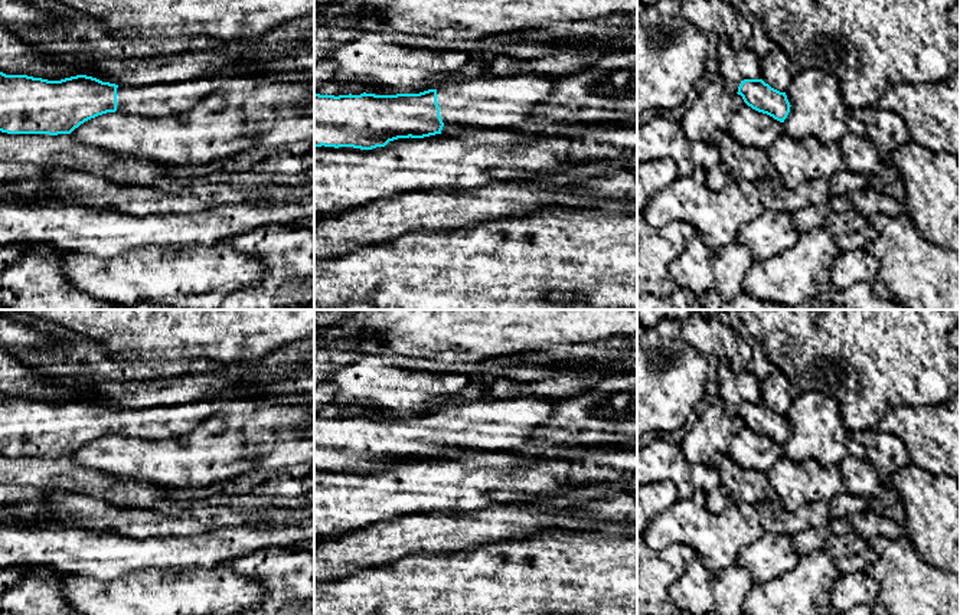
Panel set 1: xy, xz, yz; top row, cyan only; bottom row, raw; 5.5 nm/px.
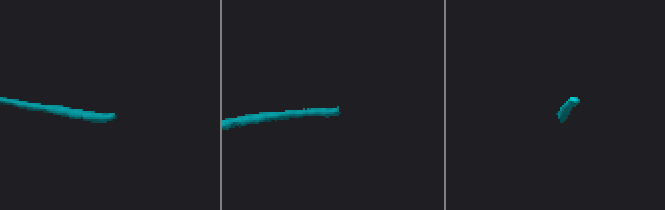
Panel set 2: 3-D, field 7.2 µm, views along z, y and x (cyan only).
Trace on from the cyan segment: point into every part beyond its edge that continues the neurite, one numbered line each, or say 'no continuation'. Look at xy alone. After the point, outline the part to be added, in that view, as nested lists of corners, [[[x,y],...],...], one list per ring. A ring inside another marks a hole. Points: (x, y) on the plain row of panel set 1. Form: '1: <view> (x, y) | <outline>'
1: xy (163, 422) | [[[242,383],[223,390],[216,398],[192,403],[118,409],[117,435],[147,441],[180,438],[192,432],[200,422],[219,415],[228,405],[254,399],[255,390],[257,386]]]

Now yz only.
no continuation

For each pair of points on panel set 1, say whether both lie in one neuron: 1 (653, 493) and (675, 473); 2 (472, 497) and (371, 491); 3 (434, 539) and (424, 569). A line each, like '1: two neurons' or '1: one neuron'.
1: two neurons
2: one neuron
3: two neurons

